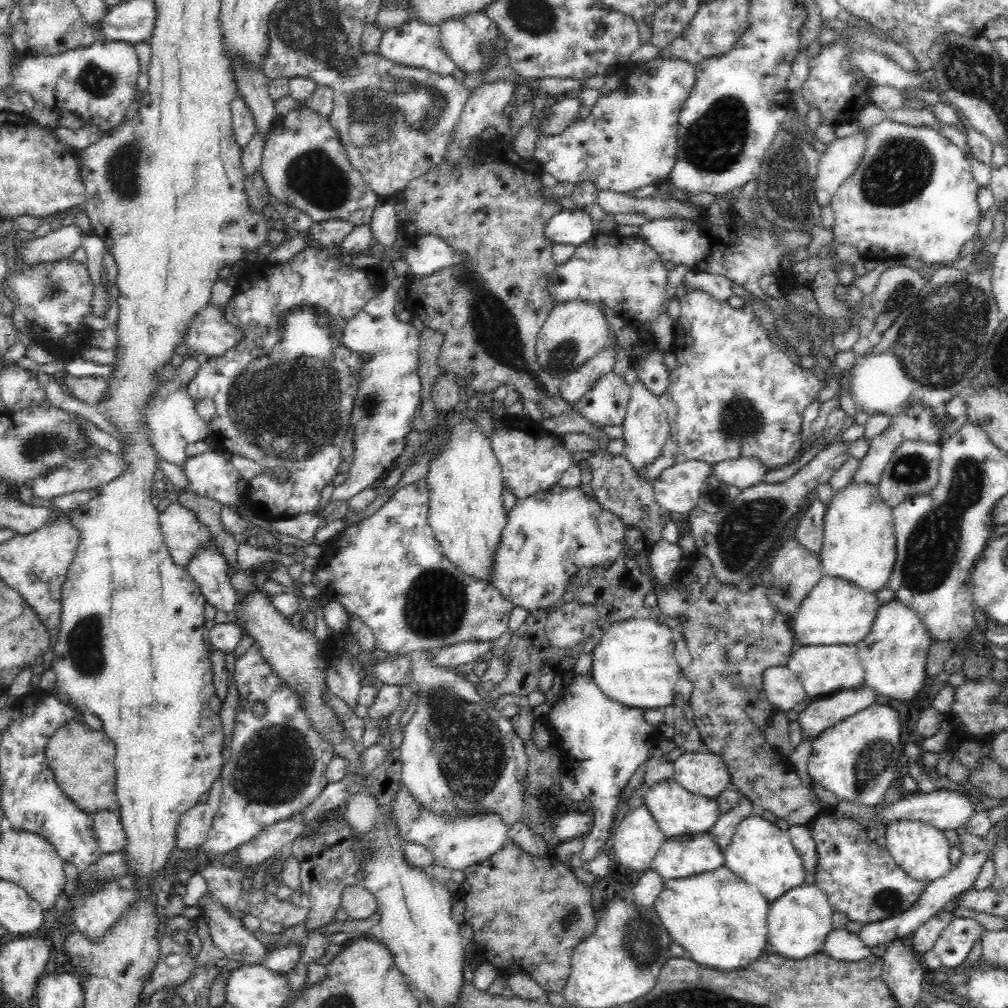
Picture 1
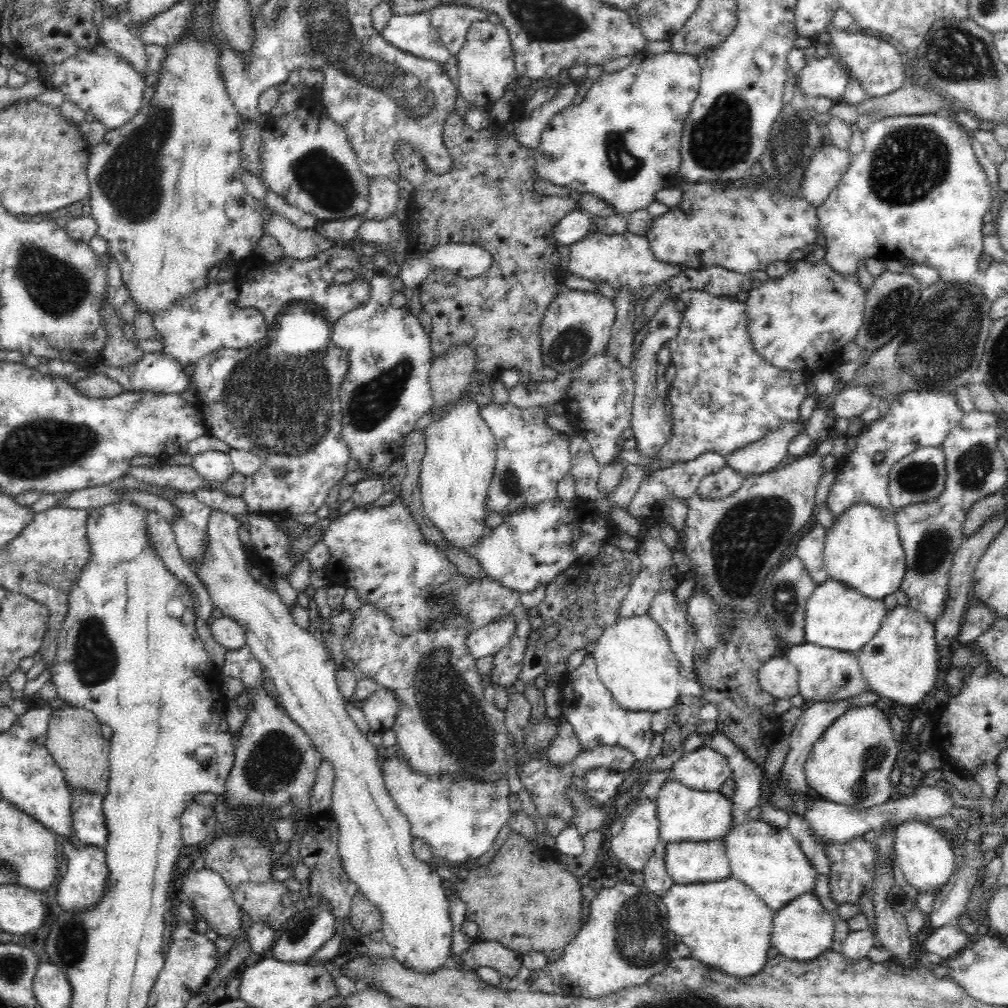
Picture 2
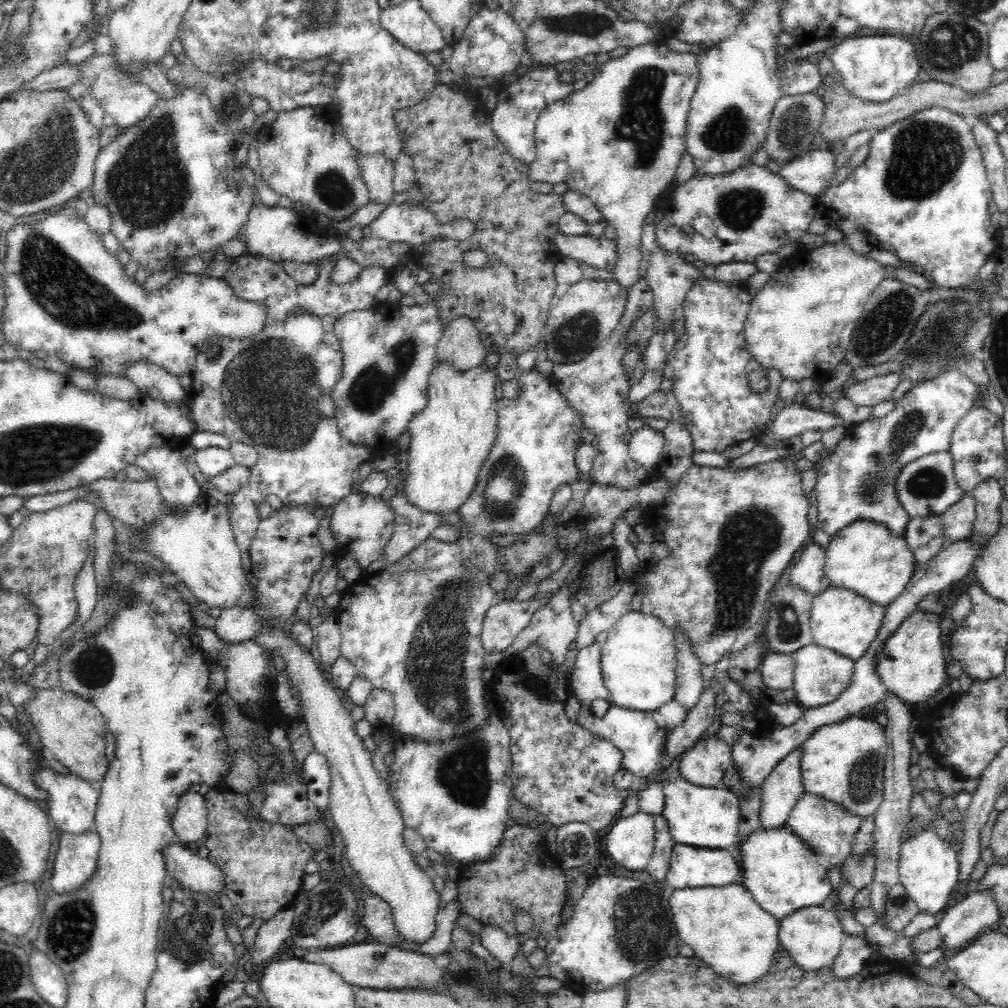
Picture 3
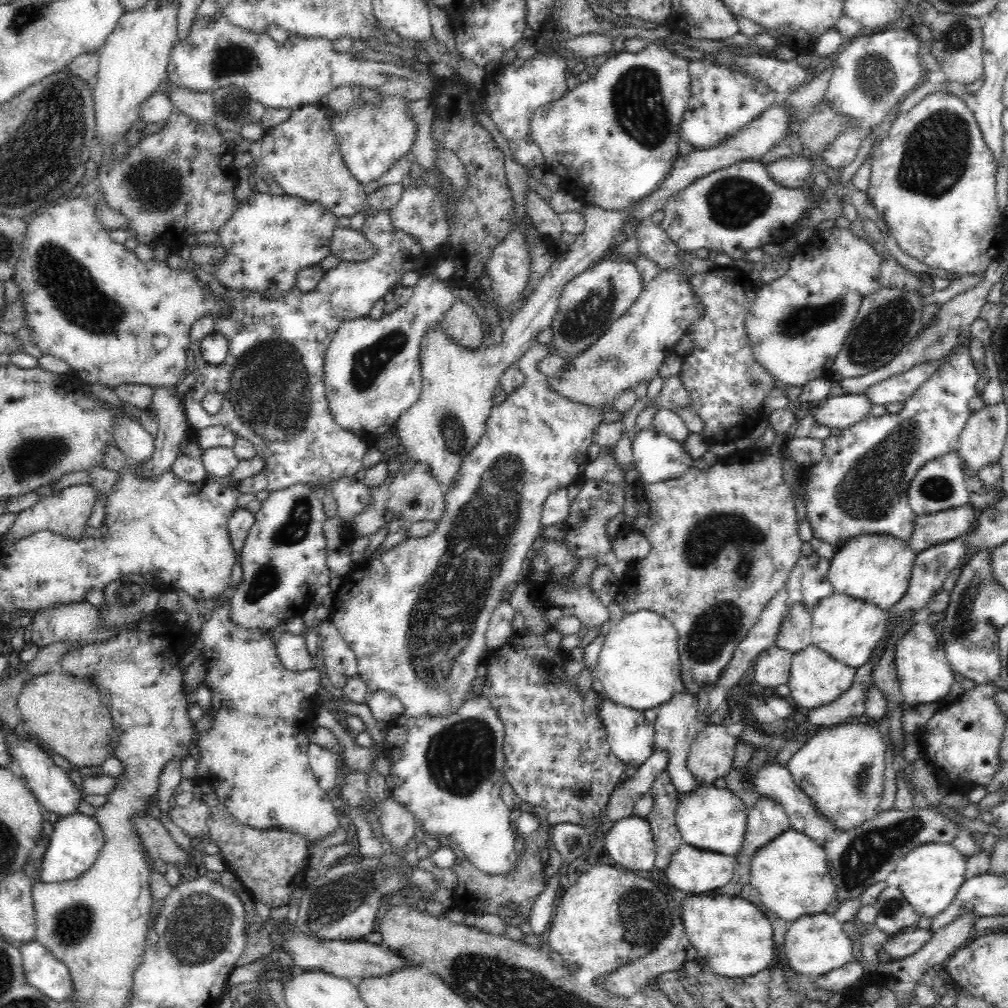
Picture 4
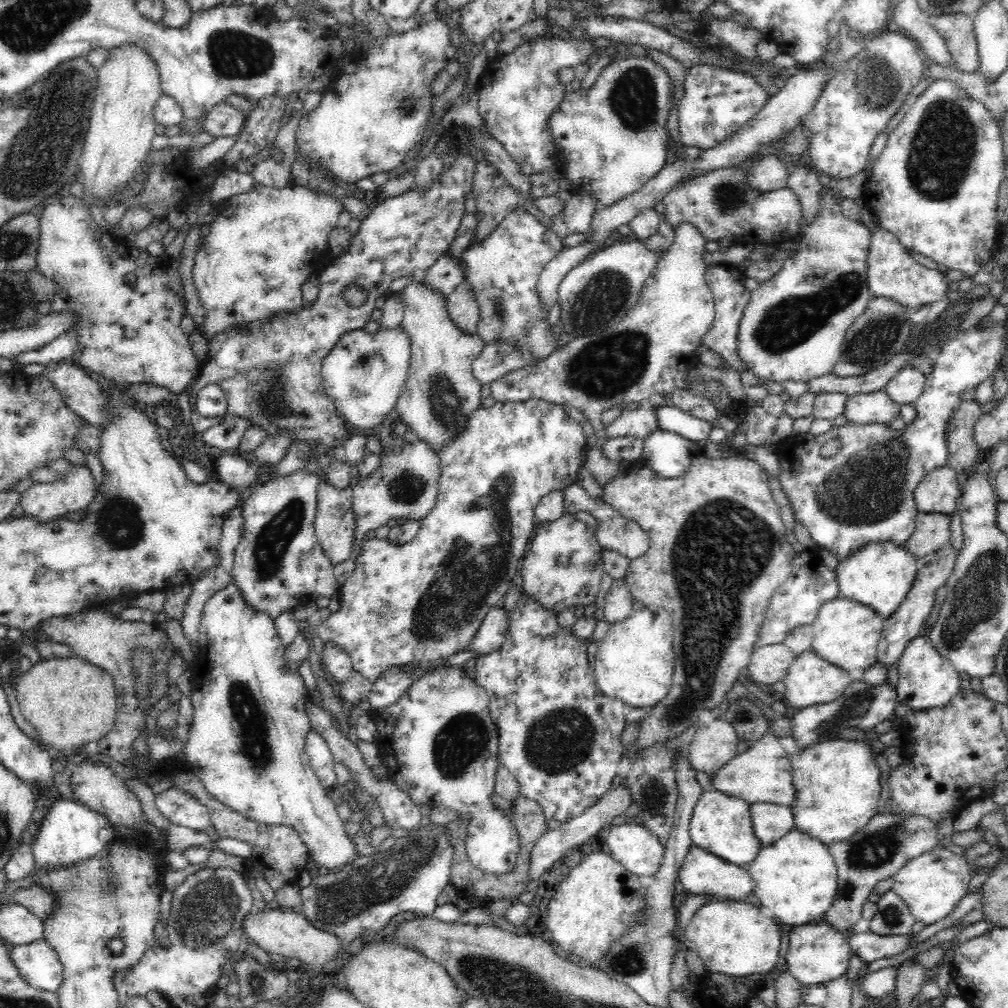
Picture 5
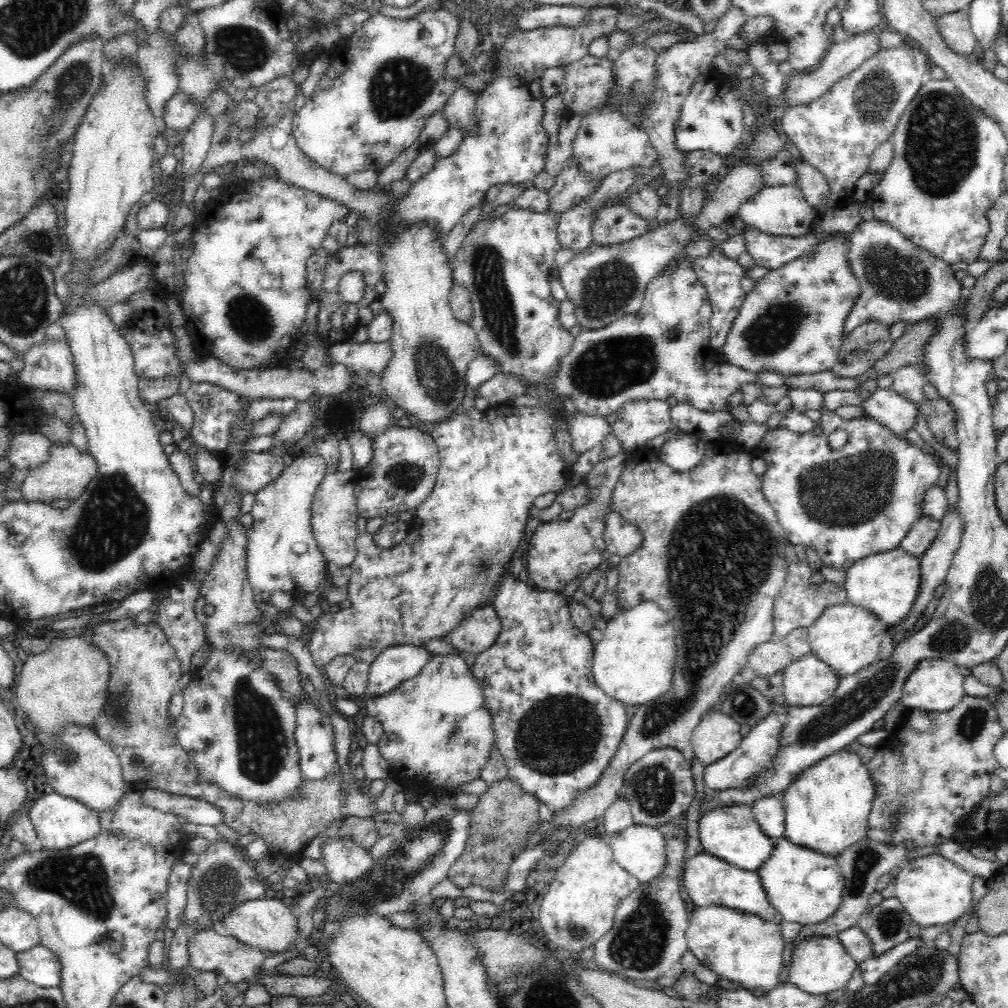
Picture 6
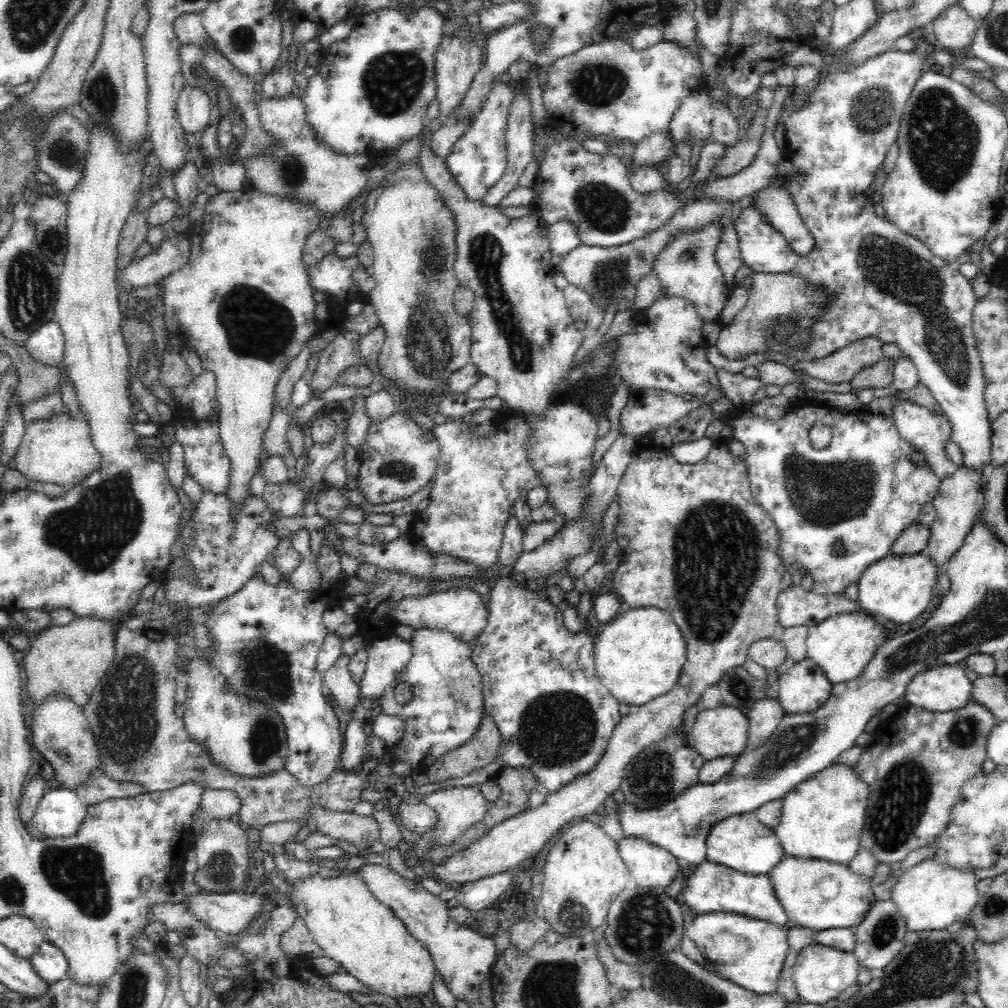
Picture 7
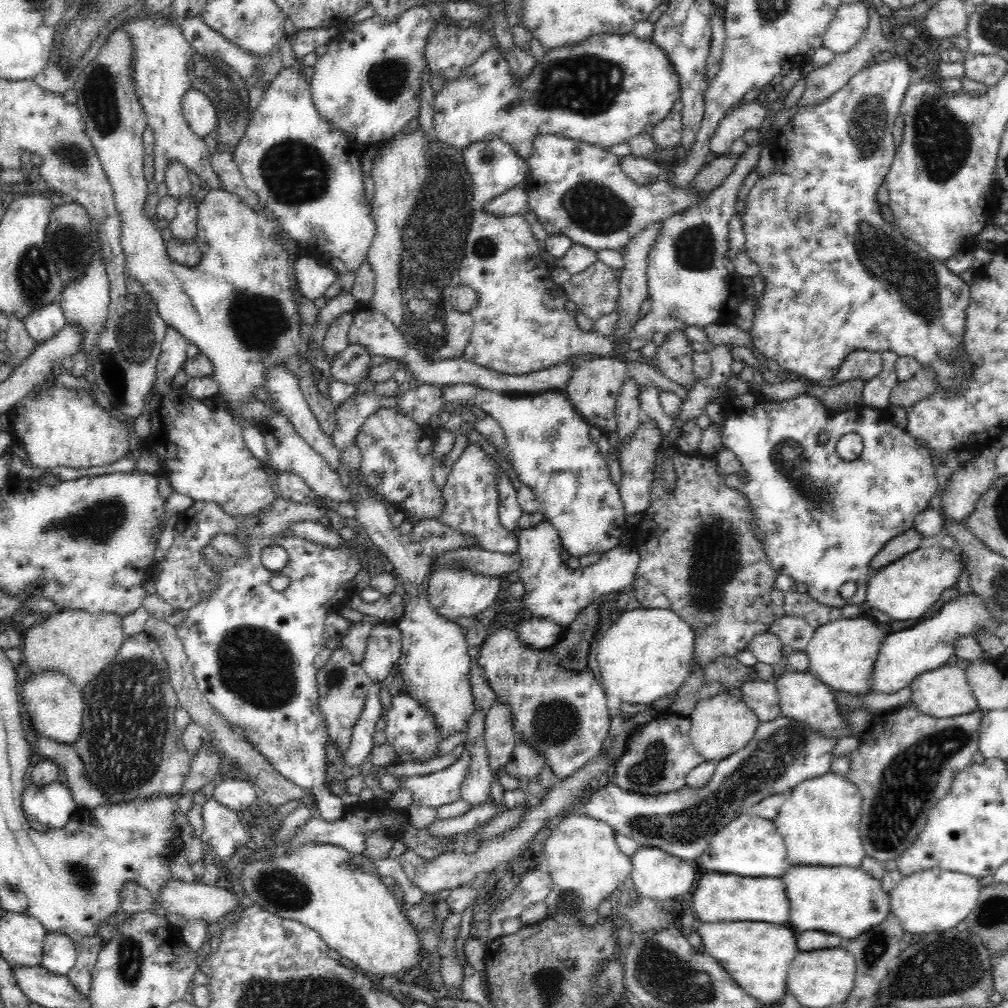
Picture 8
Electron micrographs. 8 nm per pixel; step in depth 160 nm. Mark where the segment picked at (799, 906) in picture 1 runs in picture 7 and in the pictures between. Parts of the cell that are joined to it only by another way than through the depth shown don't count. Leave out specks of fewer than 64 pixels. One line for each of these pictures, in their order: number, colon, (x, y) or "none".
2: (802, 929)
3: (812, 936)
4: (815, 944)
5: (817, 952)
6: (819, 965)
7: (821, 972)

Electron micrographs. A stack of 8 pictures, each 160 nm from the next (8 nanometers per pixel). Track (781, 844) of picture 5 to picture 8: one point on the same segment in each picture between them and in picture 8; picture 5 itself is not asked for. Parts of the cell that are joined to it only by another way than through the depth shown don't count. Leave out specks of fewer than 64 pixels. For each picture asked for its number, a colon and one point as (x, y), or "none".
6: (805, 886)
7: (818, 894)
8: (846, 901)

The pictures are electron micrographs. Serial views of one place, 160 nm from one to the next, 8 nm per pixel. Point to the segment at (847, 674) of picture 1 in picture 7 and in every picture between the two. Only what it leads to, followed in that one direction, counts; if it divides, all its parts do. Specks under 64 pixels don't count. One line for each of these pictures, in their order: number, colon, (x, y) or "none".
2: (824, 674)
3: (821, 675)
4: (816, 679)
5: (810, 681)
6: (808, 681)
7: (804, 687)

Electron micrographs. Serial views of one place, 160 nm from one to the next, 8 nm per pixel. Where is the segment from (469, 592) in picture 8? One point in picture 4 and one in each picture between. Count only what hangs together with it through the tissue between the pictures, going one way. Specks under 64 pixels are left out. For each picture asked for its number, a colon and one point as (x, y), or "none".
4: (499, 631)
5: (491, 635)
6: (479, 630)
7: (462, 613)

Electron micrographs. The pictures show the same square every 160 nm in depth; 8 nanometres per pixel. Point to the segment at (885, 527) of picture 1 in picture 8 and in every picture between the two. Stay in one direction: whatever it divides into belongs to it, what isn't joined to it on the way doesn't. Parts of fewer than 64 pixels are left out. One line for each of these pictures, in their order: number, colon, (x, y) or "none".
2: (863, 550)
3: (866, 557)
4: (876, 568)
5: (880, 575)
6: (887, 584)
7: (898, 588)
8: (909, 587)

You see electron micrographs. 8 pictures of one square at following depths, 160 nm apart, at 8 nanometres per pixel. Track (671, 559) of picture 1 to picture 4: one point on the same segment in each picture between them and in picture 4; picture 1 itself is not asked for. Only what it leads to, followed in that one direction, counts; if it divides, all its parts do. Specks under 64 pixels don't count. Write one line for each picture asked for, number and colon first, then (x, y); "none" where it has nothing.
2: (666, 611)
3: (689, 679)
4: (676, 727)

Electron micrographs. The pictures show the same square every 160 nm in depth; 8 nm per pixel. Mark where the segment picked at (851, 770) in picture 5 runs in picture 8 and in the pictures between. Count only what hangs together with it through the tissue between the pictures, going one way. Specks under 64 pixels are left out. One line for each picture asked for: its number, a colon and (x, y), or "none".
6: (827, 806)
7: (823, 817)
8: (820, 820)

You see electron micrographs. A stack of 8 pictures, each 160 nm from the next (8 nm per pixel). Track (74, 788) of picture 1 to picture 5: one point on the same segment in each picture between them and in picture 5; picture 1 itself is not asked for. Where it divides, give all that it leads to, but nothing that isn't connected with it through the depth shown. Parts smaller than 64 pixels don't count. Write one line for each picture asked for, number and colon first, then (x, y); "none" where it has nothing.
2: (74, 740)
3: (73, 729)
4: (64, 711)
5: (71, 703)

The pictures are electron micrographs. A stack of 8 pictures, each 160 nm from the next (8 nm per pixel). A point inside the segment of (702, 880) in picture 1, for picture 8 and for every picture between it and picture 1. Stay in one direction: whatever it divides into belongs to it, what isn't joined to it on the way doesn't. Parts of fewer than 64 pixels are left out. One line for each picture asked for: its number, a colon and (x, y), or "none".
2: (725, 924)
3: (725, 927)
4: (734, 937)
5: (732, 937)
6: (740, 946)
7: (749, 952)
8: (756, 955)

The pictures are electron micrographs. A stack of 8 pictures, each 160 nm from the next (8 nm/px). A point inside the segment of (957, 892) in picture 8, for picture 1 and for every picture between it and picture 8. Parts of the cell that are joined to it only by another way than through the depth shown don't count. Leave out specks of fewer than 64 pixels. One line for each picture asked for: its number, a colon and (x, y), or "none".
1: (922, 851)
2: (927, 858)
3: (928, 866)
4: (929, 876)
5: (930, 884)
6: (934, 890)
7: (930, 895)

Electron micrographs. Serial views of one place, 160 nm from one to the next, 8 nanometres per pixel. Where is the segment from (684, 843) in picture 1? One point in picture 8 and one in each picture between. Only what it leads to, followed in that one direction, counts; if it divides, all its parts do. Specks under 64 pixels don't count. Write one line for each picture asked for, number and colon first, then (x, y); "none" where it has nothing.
2: (686, 862)
3: (690, 867)
4: (692, 870)
5: (701, 872)
6: (709, 880)
7: (711, 887)
8: (718, 897)

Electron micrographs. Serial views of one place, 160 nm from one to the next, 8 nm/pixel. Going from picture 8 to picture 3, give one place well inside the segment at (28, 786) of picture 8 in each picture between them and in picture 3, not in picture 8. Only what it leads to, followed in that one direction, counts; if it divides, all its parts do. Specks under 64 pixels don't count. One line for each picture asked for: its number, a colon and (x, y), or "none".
3: (76, 859)
4: (77, 839)
5: (71, 832)
6: (60, 823)
7: (60, 814)

